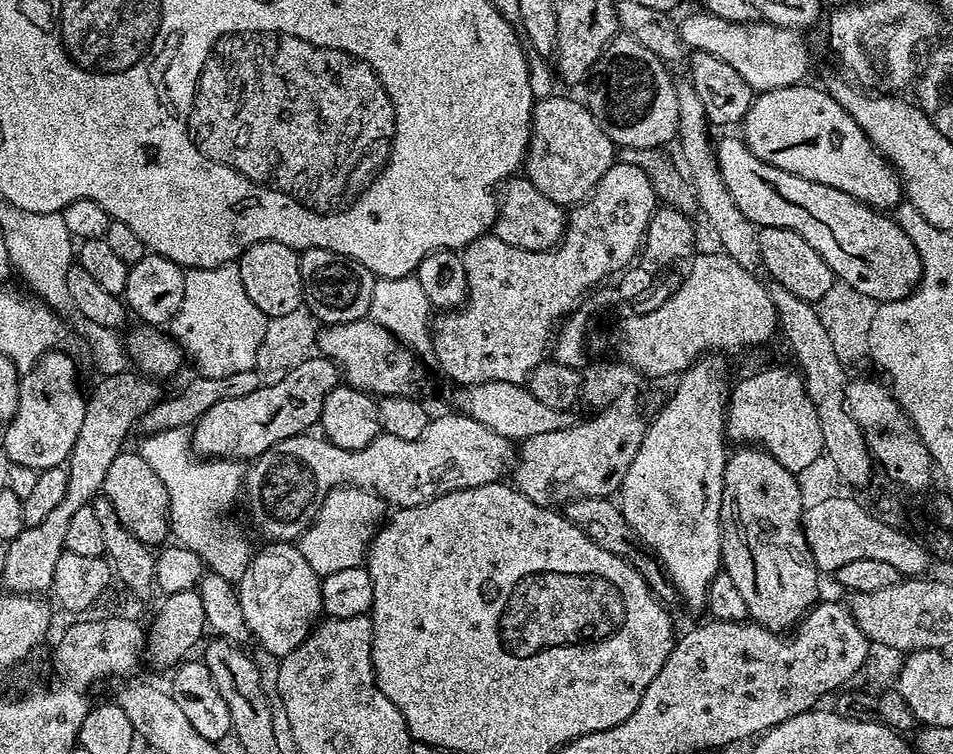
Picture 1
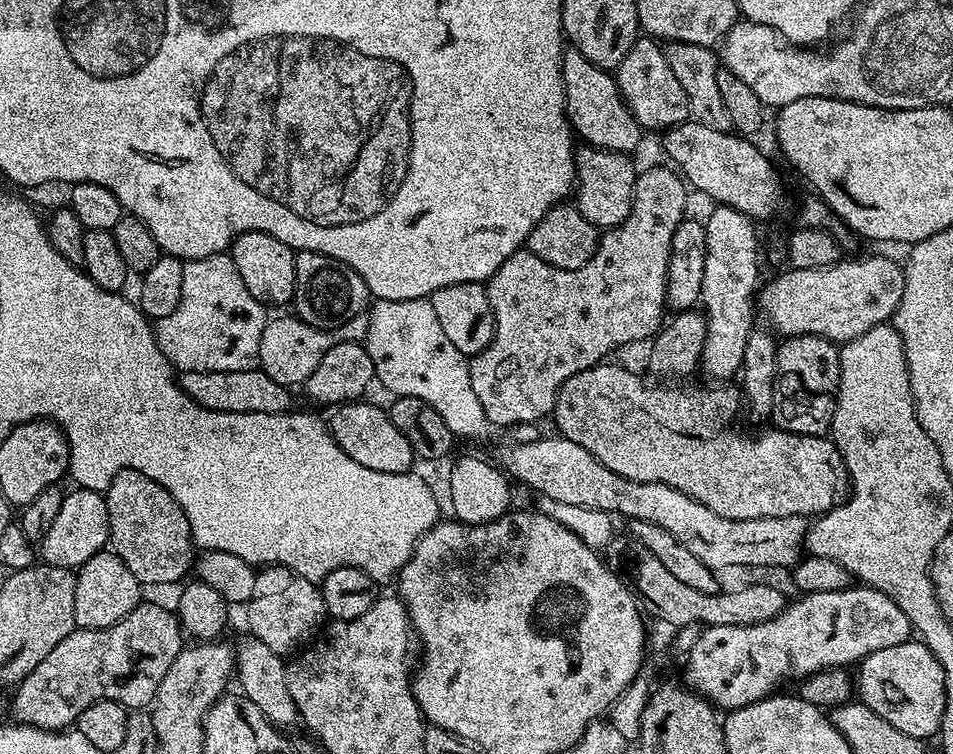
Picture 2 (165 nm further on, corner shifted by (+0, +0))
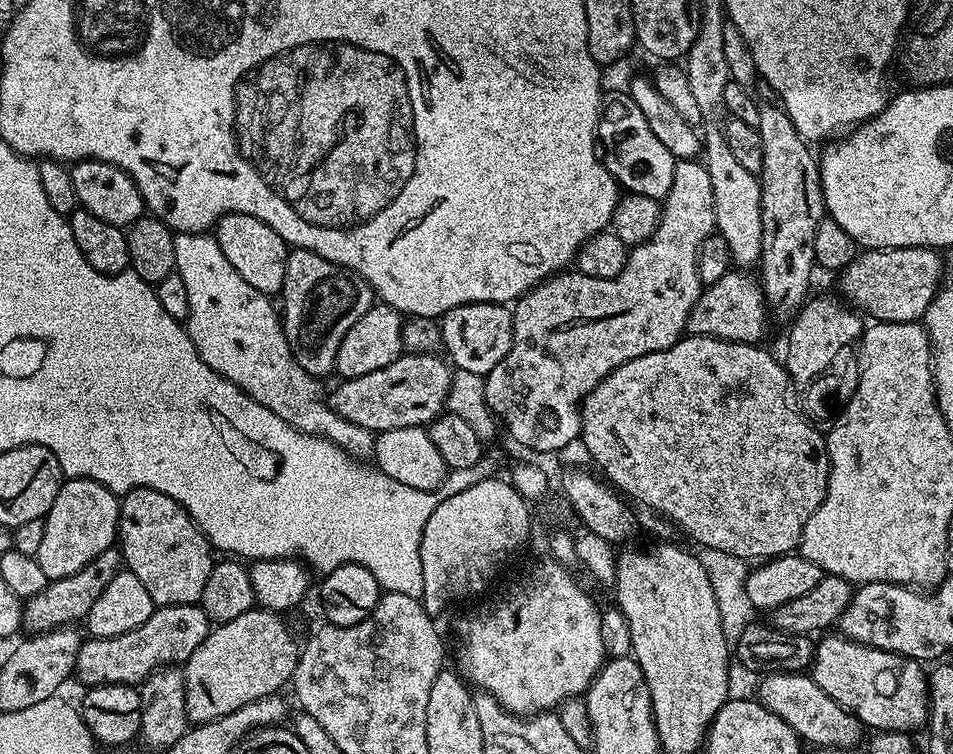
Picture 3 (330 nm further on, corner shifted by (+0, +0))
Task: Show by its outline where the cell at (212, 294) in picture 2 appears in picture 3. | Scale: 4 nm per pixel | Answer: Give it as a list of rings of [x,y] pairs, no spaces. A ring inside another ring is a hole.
[[[177,232],[174,235],[174,262],[176,273],[186,282],[186,295],[190,297],[190,310],[186,327],[190,338],[194,342],[194,350],[222,378],[234,382],[254,402],[266,406],[266,410],[274,410],[282,422],[294,426],[299,432],[305,432],[311,436],[324,436],[330,442],[334,442],[348,456],[353,458],[371,457],[372,447],[376,436],[370,430],[362,426],[354,426],[354,422],[346,422],[338,413],[333,412],[331,403],[326,399],[326,392],[320,389],[321,381],[302,366],[294,358],[294,354],[288,345],[288,339],[282,327],[282,316],[272,305],[273,301],[266,294],[254,290],[238,270],[222,254],[222,246],[218,246],[215,235],[208,232]]]

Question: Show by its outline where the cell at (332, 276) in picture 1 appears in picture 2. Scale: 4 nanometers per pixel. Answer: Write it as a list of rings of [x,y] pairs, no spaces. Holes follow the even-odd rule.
[[[296,252],[295,315],[318,328],[340,325],[369,307],[370,284],[350,266],[317,252]]]

